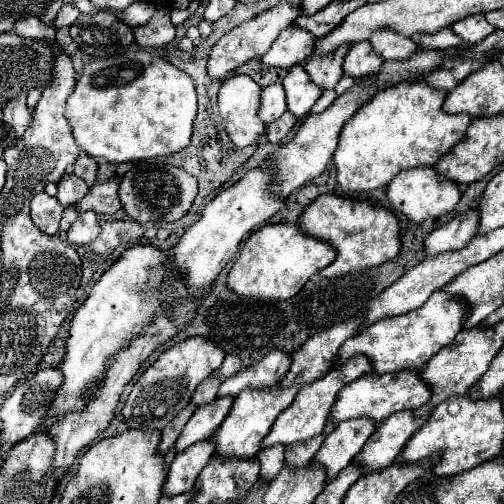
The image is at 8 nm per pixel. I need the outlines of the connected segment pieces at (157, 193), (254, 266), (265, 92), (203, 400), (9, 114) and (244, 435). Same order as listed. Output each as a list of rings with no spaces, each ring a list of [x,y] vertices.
[[[148,163],[146,171],[144,169],[126,171],[118,191],[124,211],[138,223],[148,223],[148,221],[168,223],[184,217],[192,207],[196,193],[198,193],[196,177],[168,163]]]
[[[266,225],[252,233],[240,247],[240,255],[228,273],[226,287],[236,291],[236,295],[254,299],[290,299],[314,273],[328,267],[334,259],[336,251],[330,245],[304,235],[296,225]]]
[[[274,83],[262,89],[262,99],[260,99],[260,109],[258,109],[260,119],[268,125],[274,119],[278,119],[284,111],[286,111],[286,97],[284,97],[282,85]]]
[[[208,377],[208,379],[204,379],[198,387],[196,387],[196,391],[192,393],[192,405],[196,405],[196,407],[202,407],[202,405],[208,405],[208,403],[212,403],[214,399],[216,399],[216,391],[218,391],[218,387],[220,387],[220,379],[218,377]]]
[[[20,95],[12,103],[8,103],[8,107],[4,109],[4,123],[12,125],[12,129],[16,131],[18,139],[30,127],[30,121],[32,121],[32,113],[30,113],[30,109],[26,105],[26,97],[24,95]]]
[[[272,387],[272,389],[264,389],[264,391],[244,389],[234,399],[234,405],[232,405],[230,413],[226,415],[226,419],[220,423],[220,427],[210,437],[210,441],[214,445],[214,455],[218,455],[222,459],[232,459],[232,457],[252,459],[260,449],[260,441],[264,439],[264,435],[268,435],[276,415],[294,401],[296,393],[298,393],[298,387],[288,387],[288,389]]]

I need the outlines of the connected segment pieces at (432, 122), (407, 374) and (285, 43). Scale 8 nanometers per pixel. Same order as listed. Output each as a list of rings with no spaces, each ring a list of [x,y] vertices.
[[[400,83],[394,85],[370,99],[370,103],[362,105],[352,119],[344,125],[340,131],[340,141],[334,151],[334,163],[338,169],[338,185],[344,191],[360,193],[360,191],[372,191],[378,187],[388,185],[400,171],[414,169],[414,167],[434,167],[442,155],[446,155],[460,139],[464,139],[466,129],[470,125],[468,115],[448,115],[442,111],[446,95],[444,91],[436,91],[432,87],[426,87],[422,83]]]
[[[400,371],[400,373],[386,373],[386,375],[376,375],[376,373],[368,373],[368,375],[362,375],[360,379],[352,381],[350,385],[346,385],[332,409],[330,409],[330,415],[328,415],[328,421],[338,425],[346,419],[360,419],[360,417],[366,417],[366,419],[372,419],[374,423],[382,423],[384,419],[388,419],[392,413],[398,413],[398,411],[414,411],[422,405],[428,403],[430,399],[430,389],[420,381],[420,375],[418,373],[412,373],[412,371]]]
[[[288,27],[272,43],[268,53],[262,57],[262,63],[266,67],[290,69],[292,65],[298,65],[308,57],[314,41],[316,41],[316,37],[312,33],[308,33],[306,29]]]

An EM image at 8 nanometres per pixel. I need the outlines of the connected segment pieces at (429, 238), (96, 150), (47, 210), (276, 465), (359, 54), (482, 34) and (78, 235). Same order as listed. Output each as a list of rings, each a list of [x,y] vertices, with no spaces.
[[[470,209],[468,213],[456,215],[436,231],[428,233],[424,239],[424,253],[426,257],[436,257],[448,251],[460,251],[470,241],[478,227],[478,211]]]
[[[148,49],[126,51],[124,55],[108,59],[94,59],[84,67],[82,77],[76,81],[76,87],[68,97],[66,119],[72,127],[78,147],[90,157],[106,159],[108,163],[128,163],[174,155],[190,145],[192,123],[196,119],[194,81],[176,65]]]
[[[38,193],[30,201],[30,217],[32,217],[34,225],[48,235],[58,233],[62,213],[64,213],[64,207],[60,207],[58,199],[50,197],[46,193]]]
[[[270,447],[266,449],[266,453],[262,451],[258,461],[260,461],[260,483],[270,483],[284,467],[284,447]]]
[[[356,43],[348,49],[344,57],[344,75],[354,79],[364,79],[380,71],[382,59],[372,51],[370,43]]]
[[[470,15],[468,19],[460,19],[460,21],[452,23],[450,29],[458,37],[462,37],[466,45],[478,43],[480,39],[486,39],[494,31],[494,27],[484,19],[484,15]]]
[[[84,211],[68,229],[68,241],[74,245],[88,245],[100,235],[100,223],[94,211]]]

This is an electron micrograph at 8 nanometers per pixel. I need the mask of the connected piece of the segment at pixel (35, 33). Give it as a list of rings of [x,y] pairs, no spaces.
[[[26,17],[26,19],[18,21],[12,31],[20,37],[26,37],[26,39],[42,39],[42,37],[56,35],[56,31],[48,31],[48,27],[44,27],[44,23],[40,23],[38,17]]]

